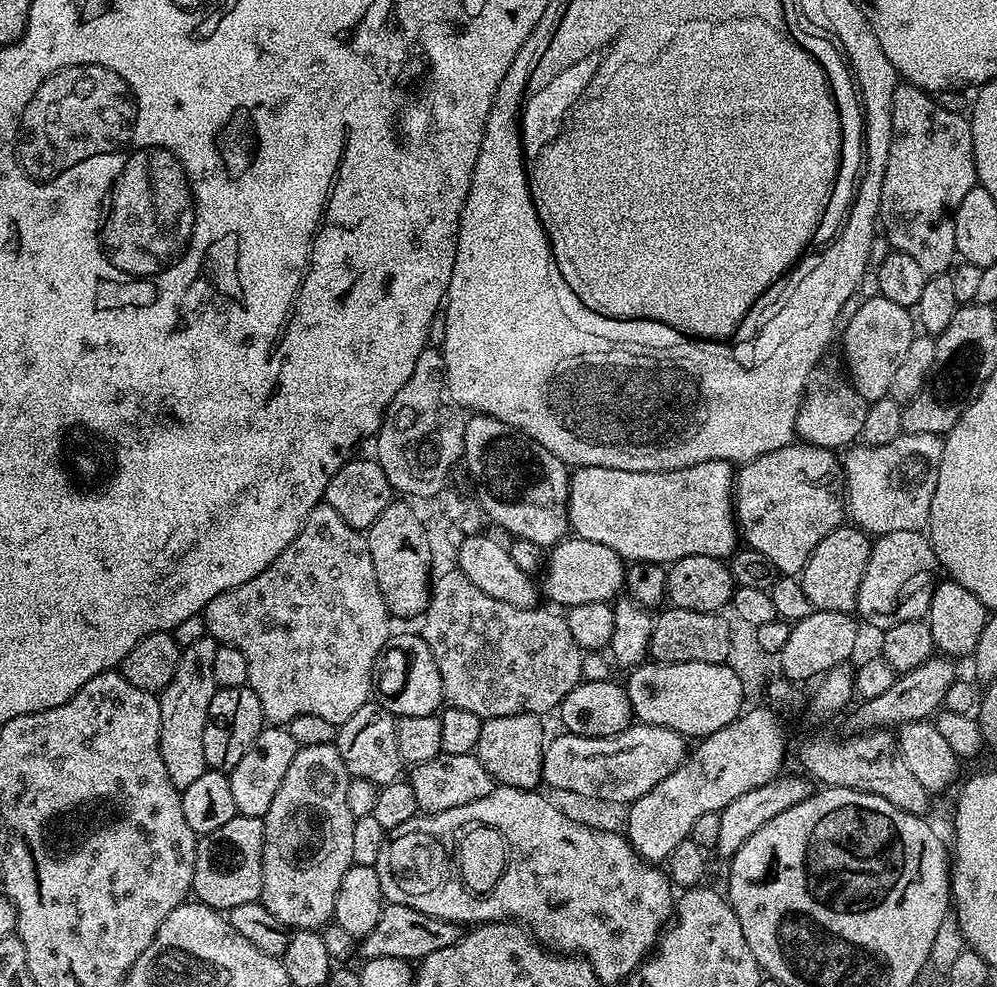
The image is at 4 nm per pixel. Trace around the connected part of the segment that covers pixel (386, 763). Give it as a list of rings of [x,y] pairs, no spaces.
[[[369,702],[360,707],[345,724],[339,725],[335,745],[342,754],[349,777],[365,780],[377,786],[394,782],[401,775],[402,761],[396,737],[397,717],[381,704]]]

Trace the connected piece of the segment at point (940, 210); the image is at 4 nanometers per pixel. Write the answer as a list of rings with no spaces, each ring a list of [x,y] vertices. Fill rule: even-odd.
[[[907,82],[897,83],[892,99],[892,137],[886,158],[886,170],[880,195],[879,223],[888,235],[891,247],[910,254],[929,276],[947,273],[957,259],[954,238],[954,212],[962,198],[977,187],[976,160],[972,145],[972,125],[961,113],[942,110],[939,99],[923,88]]]

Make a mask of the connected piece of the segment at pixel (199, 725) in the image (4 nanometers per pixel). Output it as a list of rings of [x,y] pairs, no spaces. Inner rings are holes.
[[[201,634],[189,644],[185,643],[174,678],[158,696],[162,762],[166,762],[166,774],[170,782],[174,782],[174,786],[181,790],[209,771],[206,750],[202,750],[202,734],[206,730],[210,702],[217,690],[214,682],[214,654],[217,647],[214,637],[207,634]]]

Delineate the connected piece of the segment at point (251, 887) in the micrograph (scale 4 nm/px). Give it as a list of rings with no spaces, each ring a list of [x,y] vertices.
[[[237,814],[210,834],[199,837],[194,858],[194,878],[191,895],[199,903],[217,910],[242,906],[242,902],[257,902],[262,894],[262,850],[264,821],[258,816]]]

